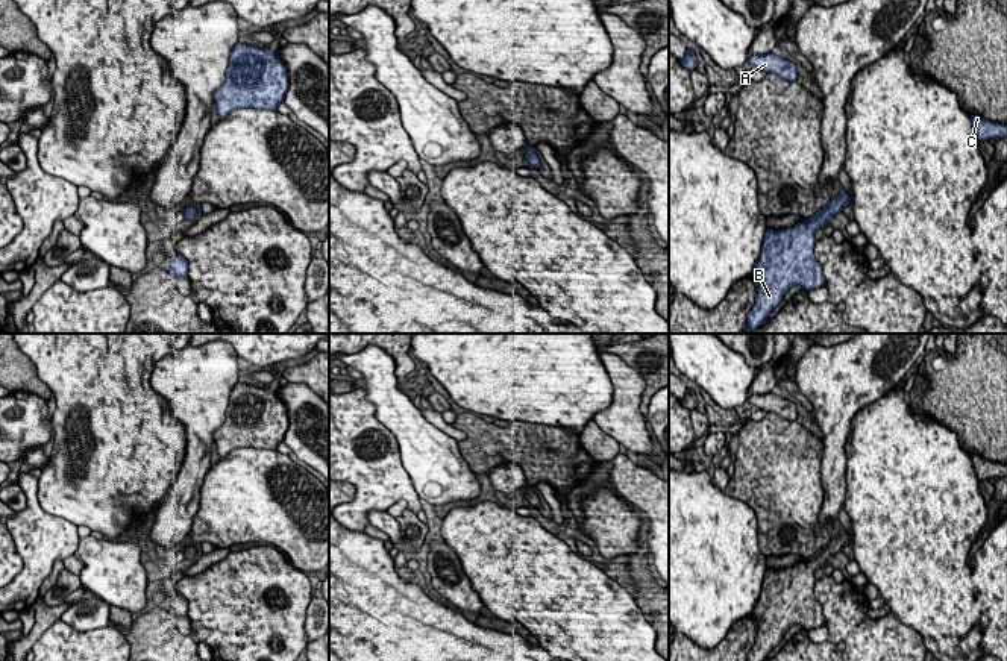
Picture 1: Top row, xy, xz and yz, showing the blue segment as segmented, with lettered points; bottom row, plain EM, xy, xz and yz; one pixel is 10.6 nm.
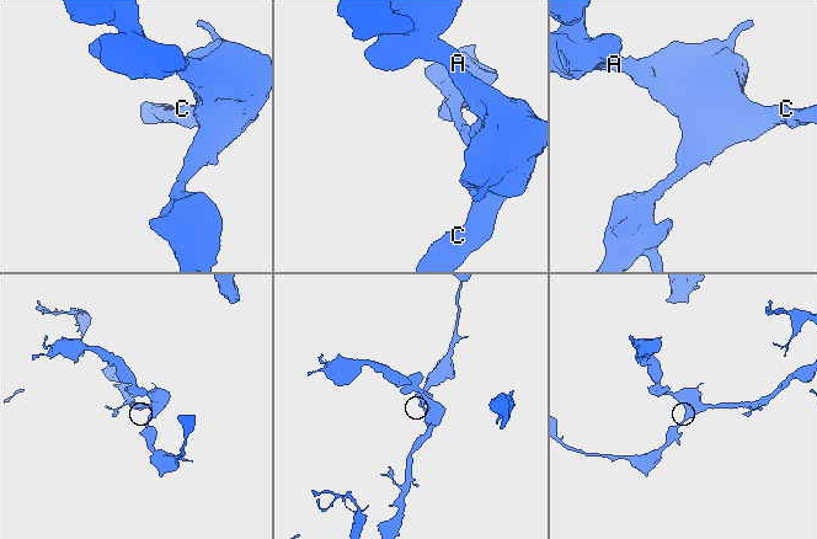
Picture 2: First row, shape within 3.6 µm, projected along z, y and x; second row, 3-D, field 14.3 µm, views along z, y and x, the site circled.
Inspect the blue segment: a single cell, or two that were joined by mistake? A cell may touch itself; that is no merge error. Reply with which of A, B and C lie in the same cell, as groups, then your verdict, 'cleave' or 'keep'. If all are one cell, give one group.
A B C | keep

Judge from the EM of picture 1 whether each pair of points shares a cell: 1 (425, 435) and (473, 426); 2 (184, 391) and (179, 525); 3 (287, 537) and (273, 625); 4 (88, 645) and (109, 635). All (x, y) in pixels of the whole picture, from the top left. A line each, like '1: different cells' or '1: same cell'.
1: different cells
2: same cell
3: different cells
4: same cell

